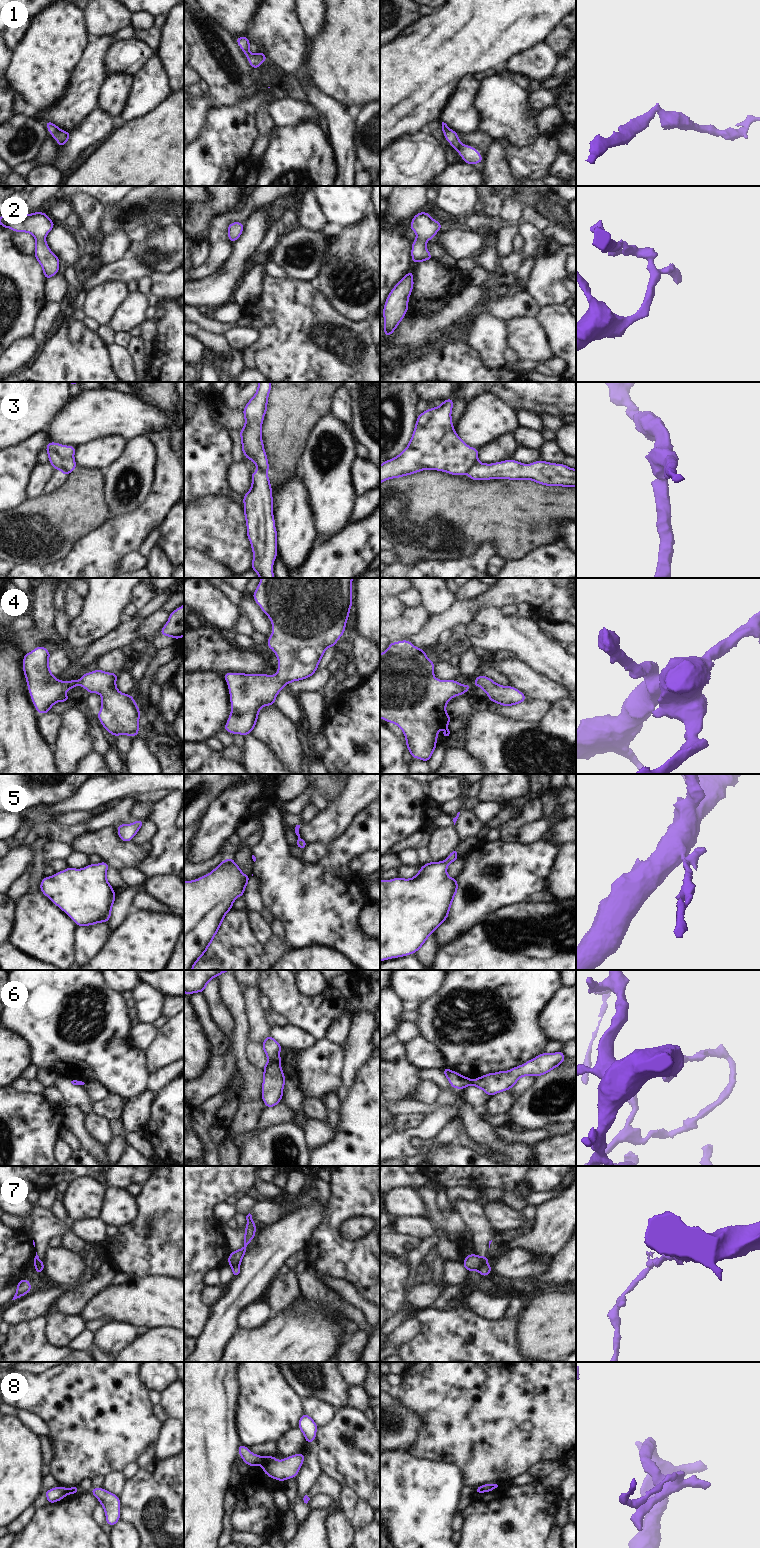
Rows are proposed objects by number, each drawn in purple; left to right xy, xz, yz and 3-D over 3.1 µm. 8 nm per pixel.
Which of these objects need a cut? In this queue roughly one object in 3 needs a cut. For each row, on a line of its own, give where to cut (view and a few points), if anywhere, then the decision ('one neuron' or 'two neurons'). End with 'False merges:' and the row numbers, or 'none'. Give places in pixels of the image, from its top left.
1: cut none; one neuron
2: cut none; one neuron
3: cut yz (477, 461), (465, 473); two neurons
4: cut none; one neuron
5: cut none; one neuron
6: cut xz (279, 1062), (267, 1063); two neurons
7: cut yz (478, 1256), (481, 1259), (479, 1270); two neurons
8: cut xz (264, 1457), (261, 1464); two neurons
False merges: 3, 6, 7, 8

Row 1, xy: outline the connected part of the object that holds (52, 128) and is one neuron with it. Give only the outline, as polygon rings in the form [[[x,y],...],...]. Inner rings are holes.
[[[45,121],[44,123],[46,124],[51,136],[58,142],[58,146],[63,147],[69,140],[71,133],[65,130],[60,130],[56,124],[50,121]]]

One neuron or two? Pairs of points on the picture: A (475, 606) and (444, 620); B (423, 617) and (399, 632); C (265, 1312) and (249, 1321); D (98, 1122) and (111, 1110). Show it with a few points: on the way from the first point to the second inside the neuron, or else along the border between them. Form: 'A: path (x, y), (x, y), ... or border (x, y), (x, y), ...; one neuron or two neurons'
A: path (467, 609), (452, 618); one neuron
B: path (417, 618), (405, 626); one neuron
C: path (261, 1312), (253, 1317); one neuron
D: border (93, 1110), (111, 1121); two neurons

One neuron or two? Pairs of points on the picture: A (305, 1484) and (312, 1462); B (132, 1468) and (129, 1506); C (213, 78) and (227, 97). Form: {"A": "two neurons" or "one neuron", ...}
{"A": "one neuron", "B": "two neurons", "C": "one neuron"}

